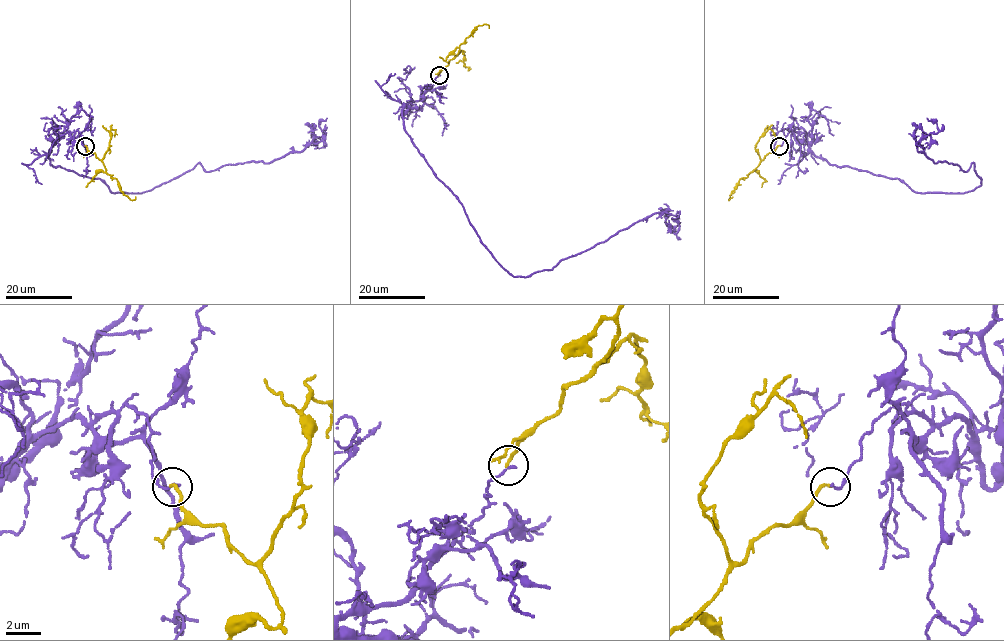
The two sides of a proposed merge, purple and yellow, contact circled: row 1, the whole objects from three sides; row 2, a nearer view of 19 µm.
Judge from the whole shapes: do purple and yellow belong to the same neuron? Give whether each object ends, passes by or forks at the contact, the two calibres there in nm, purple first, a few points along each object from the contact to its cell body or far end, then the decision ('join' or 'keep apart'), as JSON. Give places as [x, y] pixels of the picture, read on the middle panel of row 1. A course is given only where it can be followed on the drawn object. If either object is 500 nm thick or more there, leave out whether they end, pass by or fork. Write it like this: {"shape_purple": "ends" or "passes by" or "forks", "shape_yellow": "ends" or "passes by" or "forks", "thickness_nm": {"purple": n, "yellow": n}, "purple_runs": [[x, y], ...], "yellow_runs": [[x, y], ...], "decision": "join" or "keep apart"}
{"shape_purple": "ends", "shape_yellow": "ends", "thickness_nm": {"purple": 140, "yellow": 170}, "purple_runs": [[438, 75], [402, 110], [404, 131], [514, 277], [550, 270], [656, 214], [675, 215], [676, 233], [680, 222]], "yellow_runs": [[438, 75], [478, 25], [487, 24], [489, 28]], "decision": "keep apart"}

